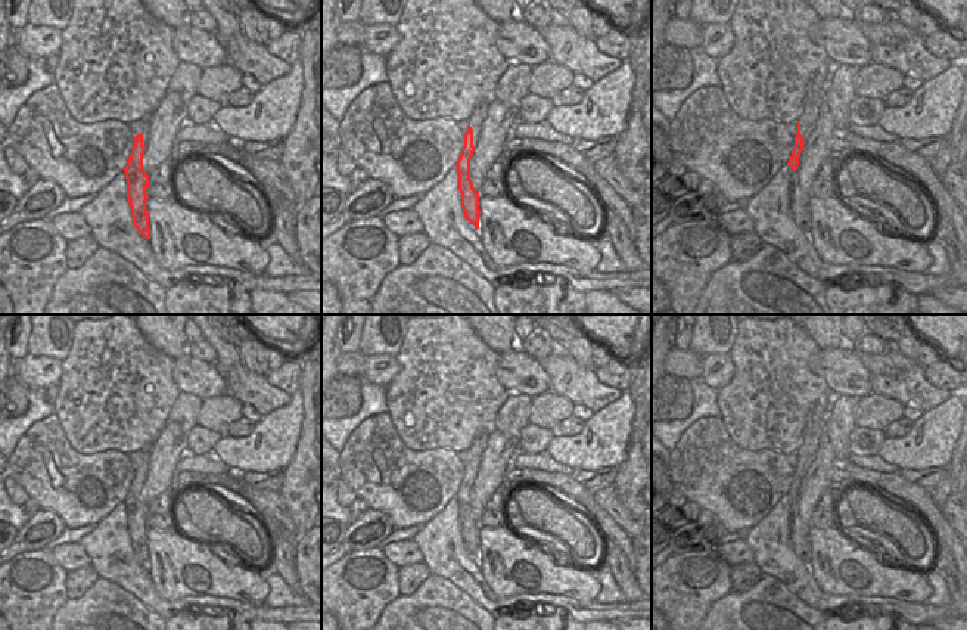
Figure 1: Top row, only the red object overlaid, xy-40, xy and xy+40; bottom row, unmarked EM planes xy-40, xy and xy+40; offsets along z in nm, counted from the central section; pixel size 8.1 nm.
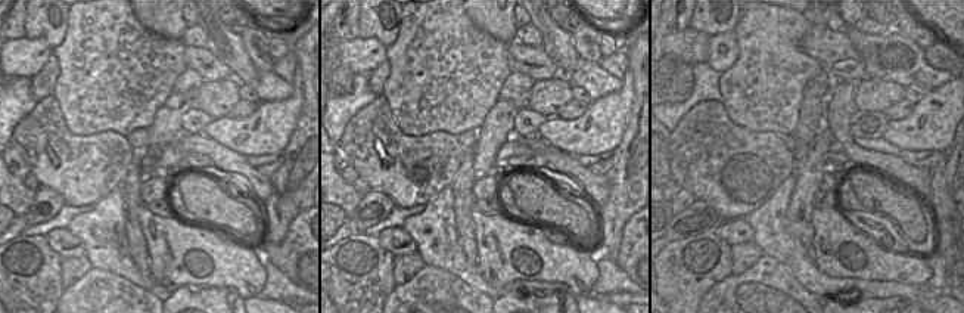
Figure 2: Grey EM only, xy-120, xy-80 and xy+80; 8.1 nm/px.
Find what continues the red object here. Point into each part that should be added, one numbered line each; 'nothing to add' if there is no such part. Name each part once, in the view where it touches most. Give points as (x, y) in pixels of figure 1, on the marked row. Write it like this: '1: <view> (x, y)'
1: xy+40 (815, 89)

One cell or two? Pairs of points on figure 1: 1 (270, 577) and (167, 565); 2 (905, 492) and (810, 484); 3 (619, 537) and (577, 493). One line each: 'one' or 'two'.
1: two
2: two
3: one

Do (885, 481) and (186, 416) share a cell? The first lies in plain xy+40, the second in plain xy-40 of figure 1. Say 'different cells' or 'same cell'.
same cell

